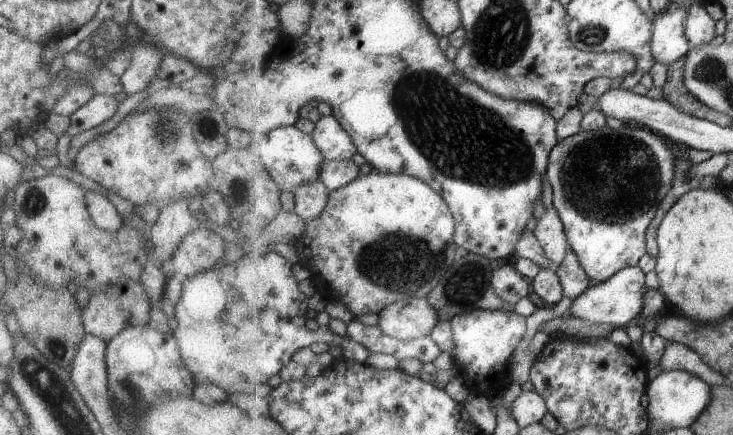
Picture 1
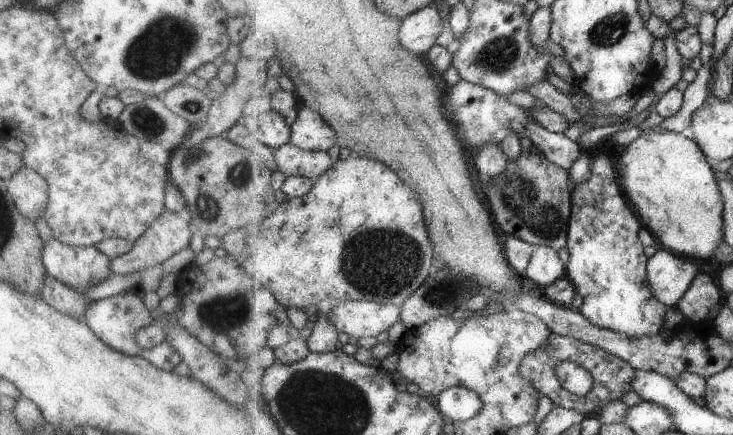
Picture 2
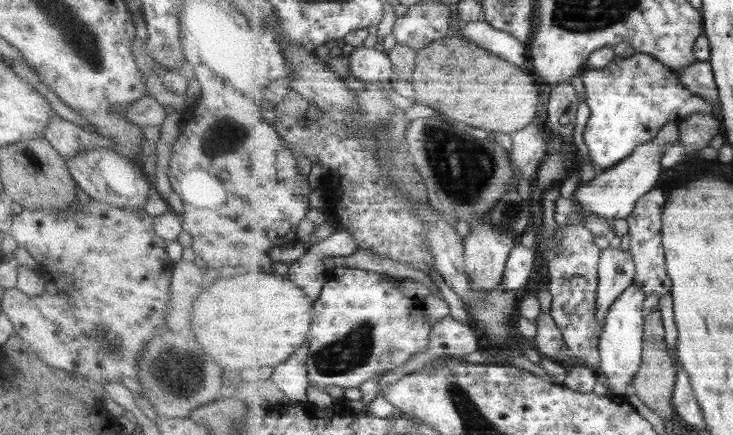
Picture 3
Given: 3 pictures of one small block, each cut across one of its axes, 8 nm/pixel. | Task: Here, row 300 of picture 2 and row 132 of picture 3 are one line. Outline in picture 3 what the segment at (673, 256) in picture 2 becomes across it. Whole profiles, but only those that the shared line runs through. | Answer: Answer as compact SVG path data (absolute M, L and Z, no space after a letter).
M671 123L660 130L659 136L647 144L638 146L630 157L622 160L618 165L605 171L597 171L596 176L587 182L580 182L573 192L574 202L578 209L569 214L566 224L583 224L586 214L596 214L607 219L629 219L634 213L638 202L647 193L655 188L655 184L661 178L662 148L667 143L674 143L680 139L680 130L677 123Z

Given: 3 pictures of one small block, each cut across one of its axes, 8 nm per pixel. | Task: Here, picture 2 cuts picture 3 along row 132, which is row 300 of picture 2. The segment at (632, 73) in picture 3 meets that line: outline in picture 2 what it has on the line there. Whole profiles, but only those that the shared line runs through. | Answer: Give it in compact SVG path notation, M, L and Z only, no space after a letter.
M607 154L592 159L592 175L587 182L573 186L572 215L568 232L569 261L566 276L584 296L580 311L602 329L630 337L654 335L664 331L667 309L648 280L645 246L639 240L640 218L627 204L617 180L615 164Z

